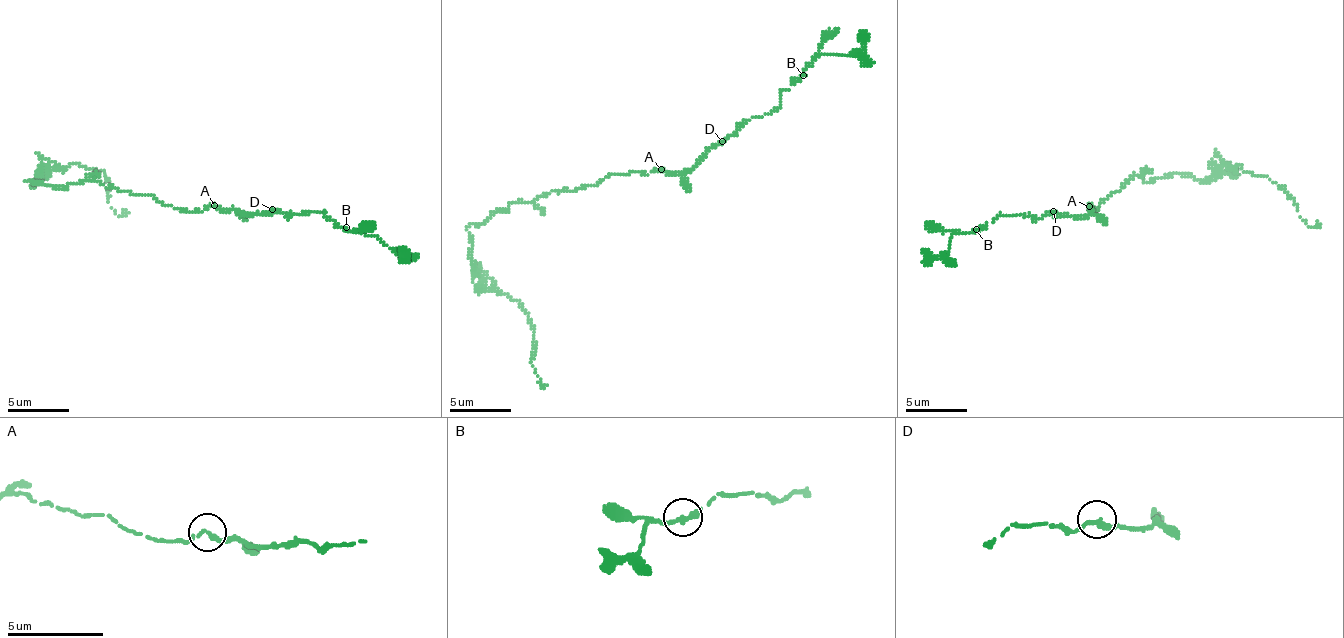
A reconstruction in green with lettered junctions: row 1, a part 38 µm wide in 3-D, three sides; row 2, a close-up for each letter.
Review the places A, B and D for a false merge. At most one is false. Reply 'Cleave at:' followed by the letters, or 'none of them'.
Cleave at: none of them

